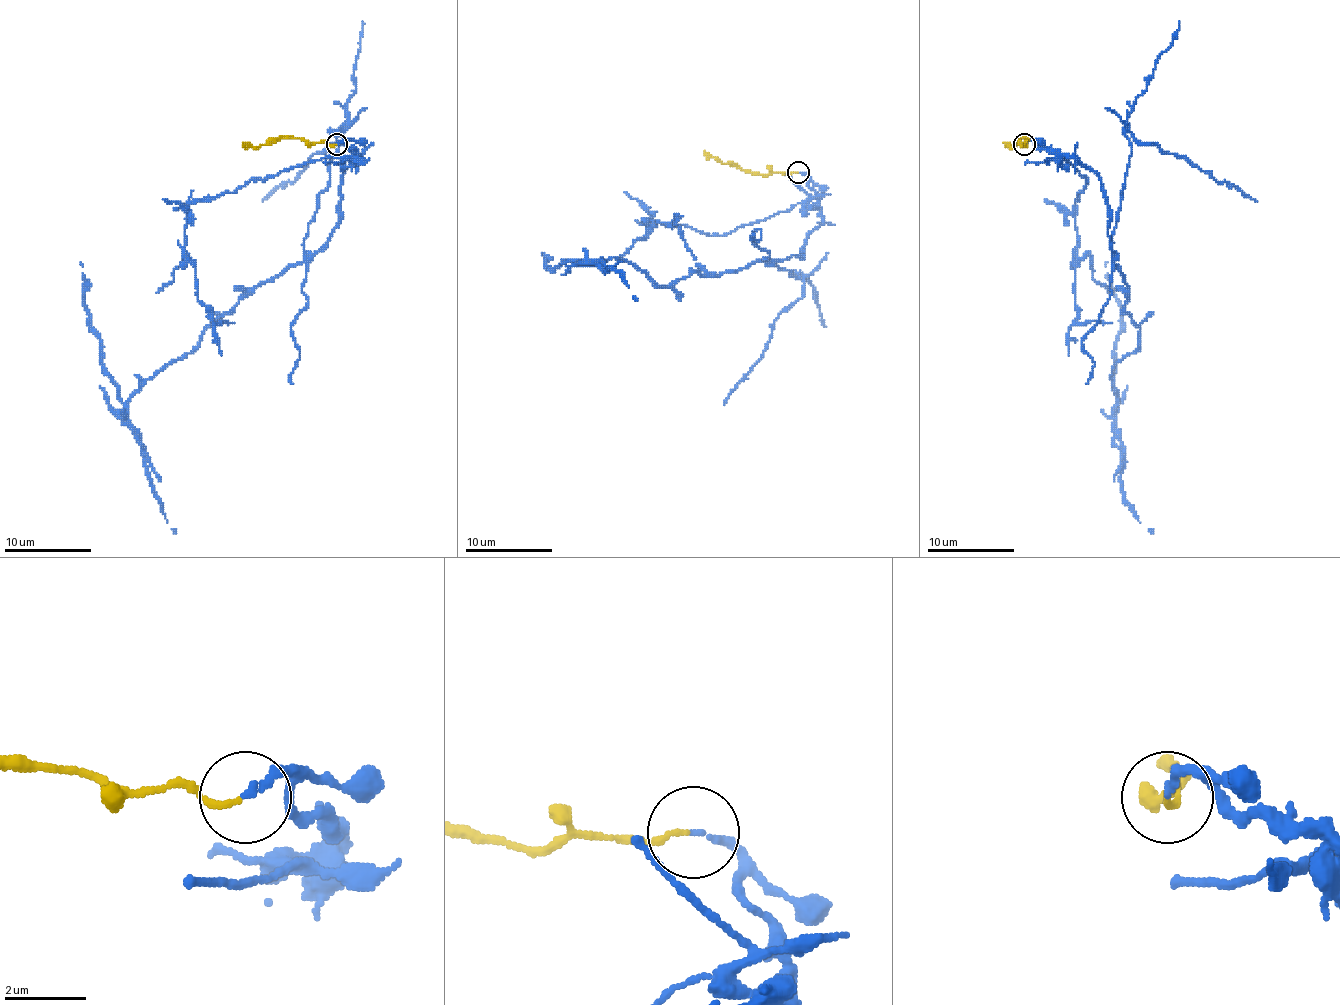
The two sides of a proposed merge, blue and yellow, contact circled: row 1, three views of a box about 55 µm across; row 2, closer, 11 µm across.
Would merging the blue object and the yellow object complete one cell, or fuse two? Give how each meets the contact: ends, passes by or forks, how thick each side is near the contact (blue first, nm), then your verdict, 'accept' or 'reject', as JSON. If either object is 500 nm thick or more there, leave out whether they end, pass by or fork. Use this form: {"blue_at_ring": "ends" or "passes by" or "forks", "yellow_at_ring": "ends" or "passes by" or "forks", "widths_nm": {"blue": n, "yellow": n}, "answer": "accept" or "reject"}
{"blue_at_ring": "ends", "yellow_at_ring": "ends", "widths_nm": {"blue": 160, "yellow": 150}, "answer": "reject"}

